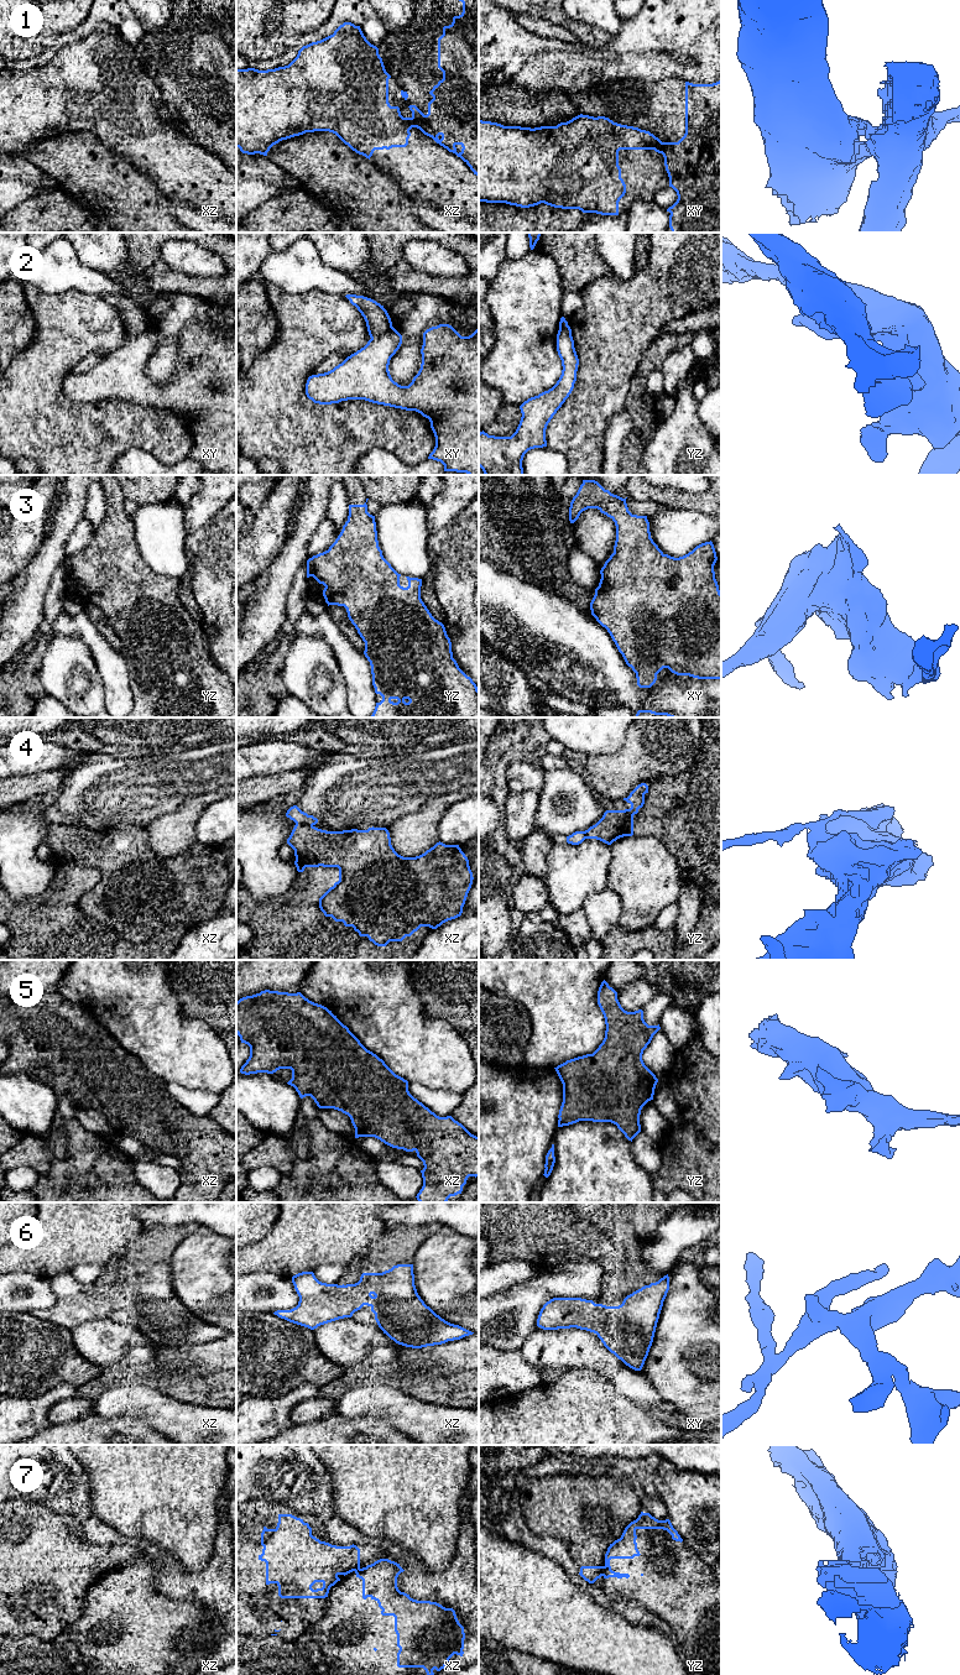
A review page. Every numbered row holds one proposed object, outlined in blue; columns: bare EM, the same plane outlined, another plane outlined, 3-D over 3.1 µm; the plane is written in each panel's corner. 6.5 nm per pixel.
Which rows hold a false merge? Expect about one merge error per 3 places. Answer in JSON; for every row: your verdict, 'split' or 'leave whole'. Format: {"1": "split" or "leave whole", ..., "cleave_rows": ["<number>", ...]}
{"1": "split", "2": "split", "3": "leave whole", "4": "split", "5": "leave whole", "6": "leave whole", "7": "split", "cleave_rows": ["1", "2", "4", "7"]}

